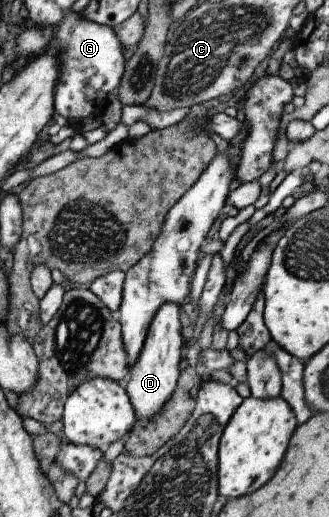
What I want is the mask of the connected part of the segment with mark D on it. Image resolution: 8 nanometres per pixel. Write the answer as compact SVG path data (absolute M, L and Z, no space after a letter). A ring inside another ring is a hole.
M165 302L157 308L149 322L139 358L123 383L136 419L153 418L175 389L180 374L179 363L182 361L181 349L186 345L181 339L179 309L173 302Z

